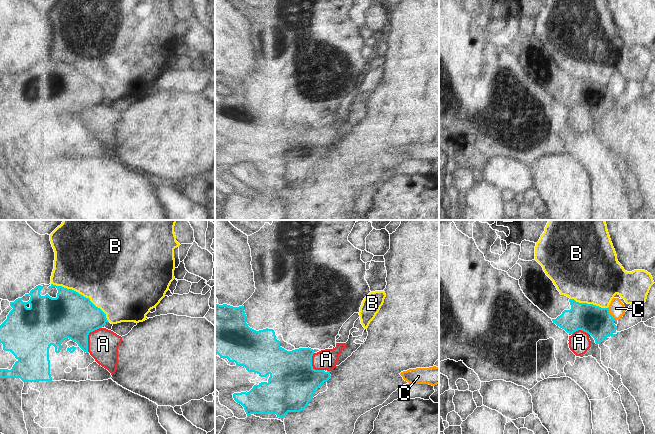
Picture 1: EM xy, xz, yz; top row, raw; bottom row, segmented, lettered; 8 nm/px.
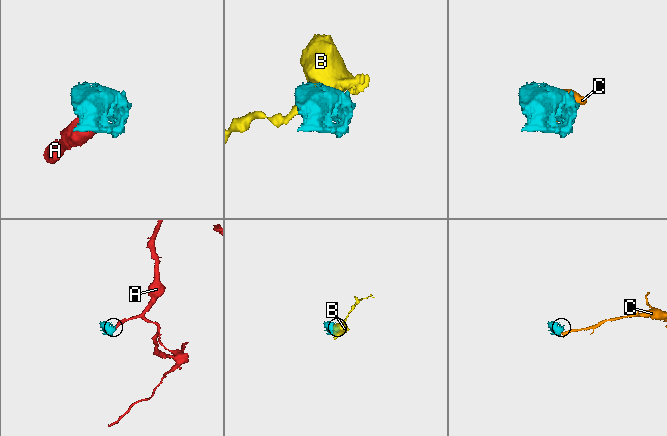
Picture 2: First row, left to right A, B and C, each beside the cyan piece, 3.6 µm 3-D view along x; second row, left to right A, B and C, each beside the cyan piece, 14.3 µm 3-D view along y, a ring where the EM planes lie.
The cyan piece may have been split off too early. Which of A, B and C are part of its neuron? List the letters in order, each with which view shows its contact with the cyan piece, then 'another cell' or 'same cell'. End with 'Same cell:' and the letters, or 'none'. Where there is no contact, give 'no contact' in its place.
A: xy | another cell
B: xy | another cell
C: yz | another cell
Same cell: none

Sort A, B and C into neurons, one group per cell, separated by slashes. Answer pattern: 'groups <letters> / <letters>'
groups A / B / C

